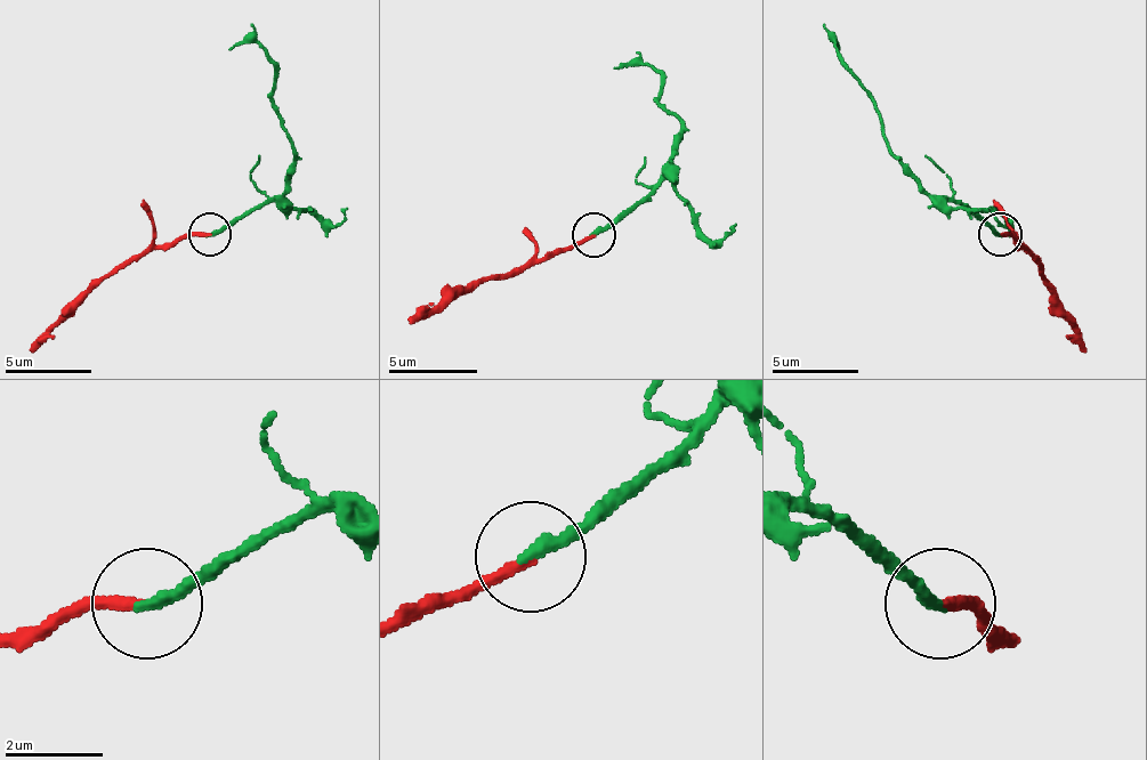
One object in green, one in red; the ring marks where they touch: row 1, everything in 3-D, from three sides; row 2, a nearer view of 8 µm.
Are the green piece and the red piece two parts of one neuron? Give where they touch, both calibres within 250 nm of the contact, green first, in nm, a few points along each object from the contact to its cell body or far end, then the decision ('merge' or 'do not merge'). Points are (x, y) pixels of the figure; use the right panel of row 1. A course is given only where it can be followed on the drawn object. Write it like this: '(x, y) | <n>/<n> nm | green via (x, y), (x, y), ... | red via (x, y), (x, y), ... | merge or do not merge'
(1000, 234) | 280/220 nm | green via (1001, 235), (954, 201), (933, 196), (898, 158), (872, 94), (842, 55), (838, 42), (838, 50) | red via (1001, 235), (1010, 235), (1040, 265), (1048, 304), (1083, 352) | merge

